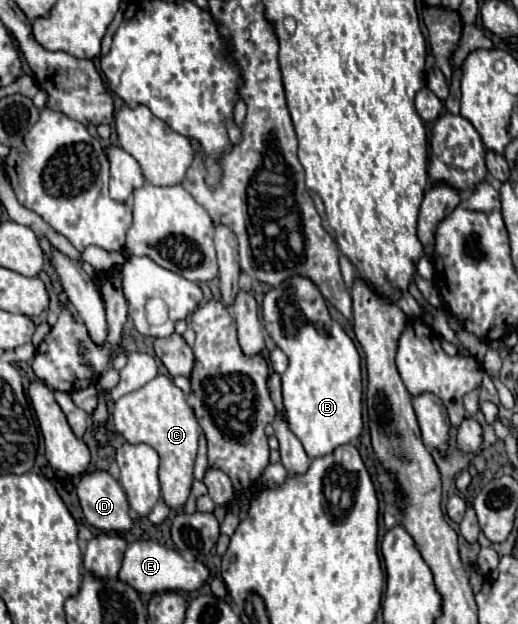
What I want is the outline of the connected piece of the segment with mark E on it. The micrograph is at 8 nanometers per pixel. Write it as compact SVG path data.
M136 540L128 544L128 548L124 550L118 578L128 586L132 586L136 592L148 592L148 594L164 592L164 590L192 592L206 582L208 568L202 562L186 562L176 550L168 550L156 542Z

